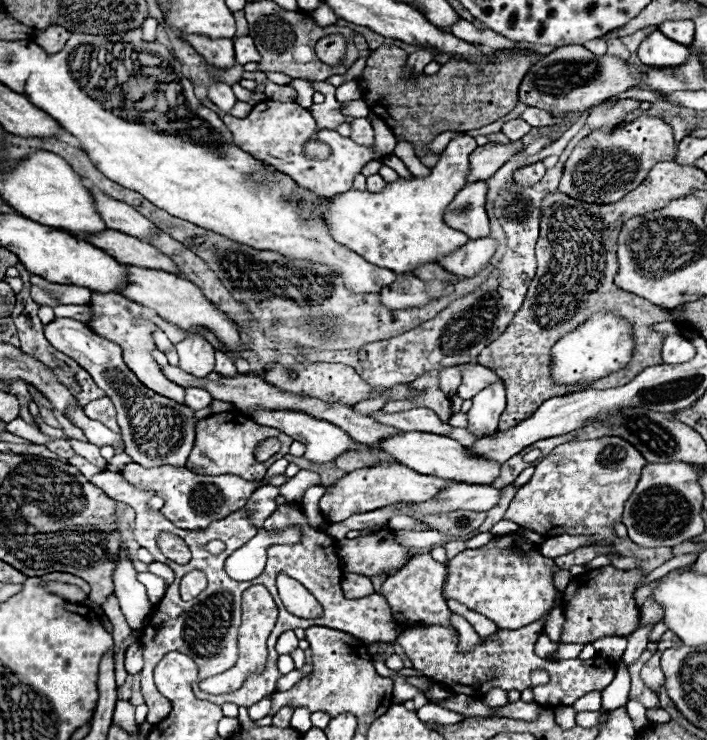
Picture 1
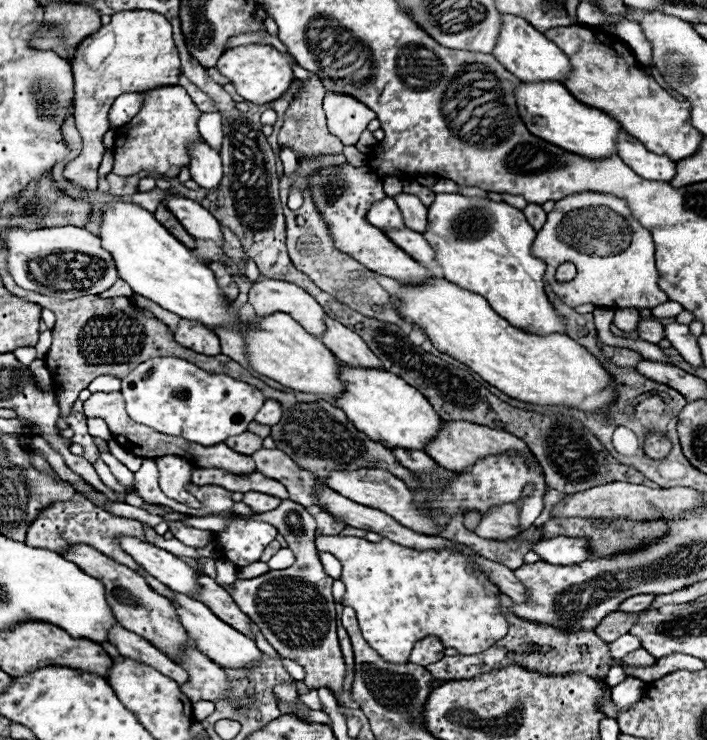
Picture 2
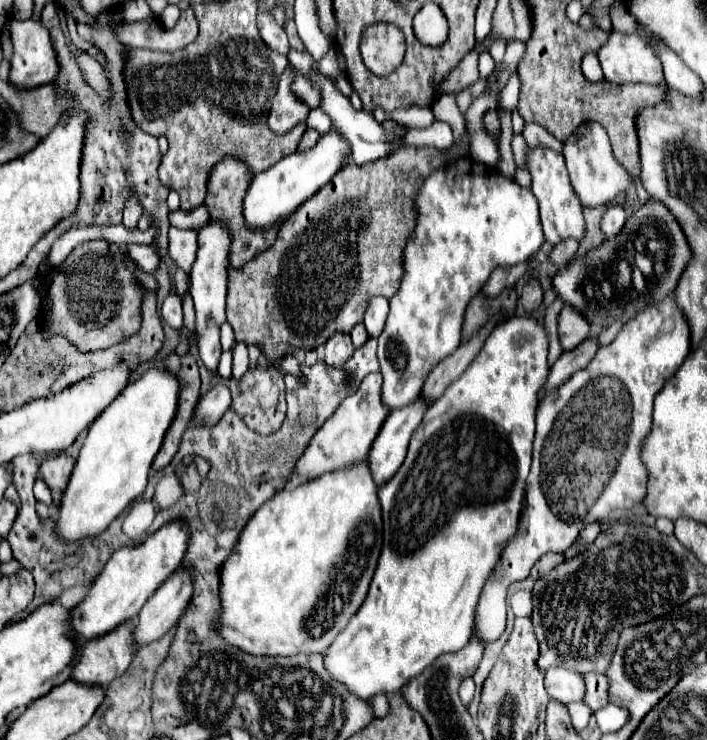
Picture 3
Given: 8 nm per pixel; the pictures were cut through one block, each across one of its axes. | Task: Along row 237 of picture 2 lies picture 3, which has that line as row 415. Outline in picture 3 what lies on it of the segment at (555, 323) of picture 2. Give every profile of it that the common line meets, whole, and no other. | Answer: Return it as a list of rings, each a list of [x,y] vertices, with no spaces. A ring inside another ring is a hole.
[[[510,316],[502,322],[498,322],[494,326],[494,332],[488,334],[478,356],[464,370],[464,374],[458,380],[454,380],[434,404],[428,406],[424,420],[420,422],[420,426],[412,434],[404,464],[400,466],[400,470],[394,474],[394,478],[390,482],[386,482],[384,486],[378,488],[378,500],[382,506],[382,520],[384,520],[384,544],[382,544],[382,552],[378,558],[378,566],[374,572],[368,596],[366,596],[364,604],[360,606],[360,610],[352,616],[348,626],[338,634],[338,638],[328,646],[328,650],[322,652],[324,666],[328,668],[328,672],[332,676],[336,676],[336,680],[340,680],[340,684],[344,684],[348,688],[348,692],[352,692],[354,696],[368,700],[376,694],[400,692],[400,688],[404,684],[408,684],[408,680],[412,676],[418,676],[420,672],[424,672],[426,666],[430,666],[440,654],[460,650],[468,642],[468,638],[472,636],[472,628],[476,624],[476,604],[480,600],[480,592],[482,592],[486,580],[490,578],[492,570],[496,568],[508,540],[512,540],[518,532],[524,488],[526,488],[526,478],[530,472],[530,454],[532,454],[532,440],[534,440],[534,428],[536,428],[538,390],[546,382],[548,370],[550,370],[548,362],[546,362],[546,354],[548,354],[548,338],[546,338],[544,326],[538,324],[534,318]]]

